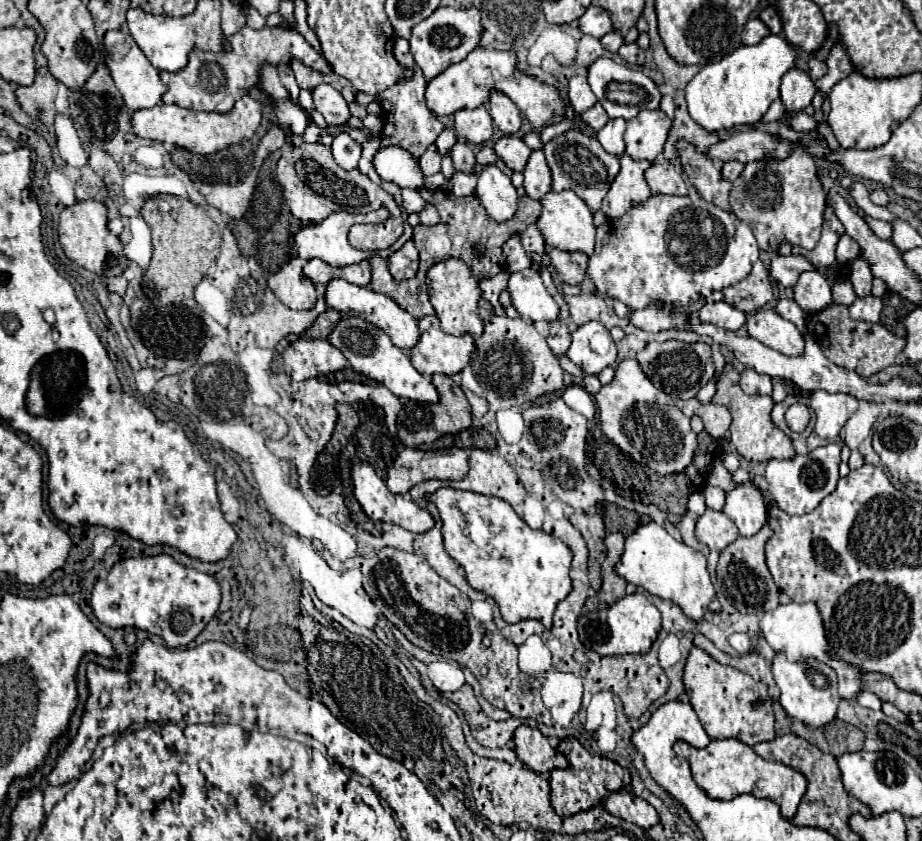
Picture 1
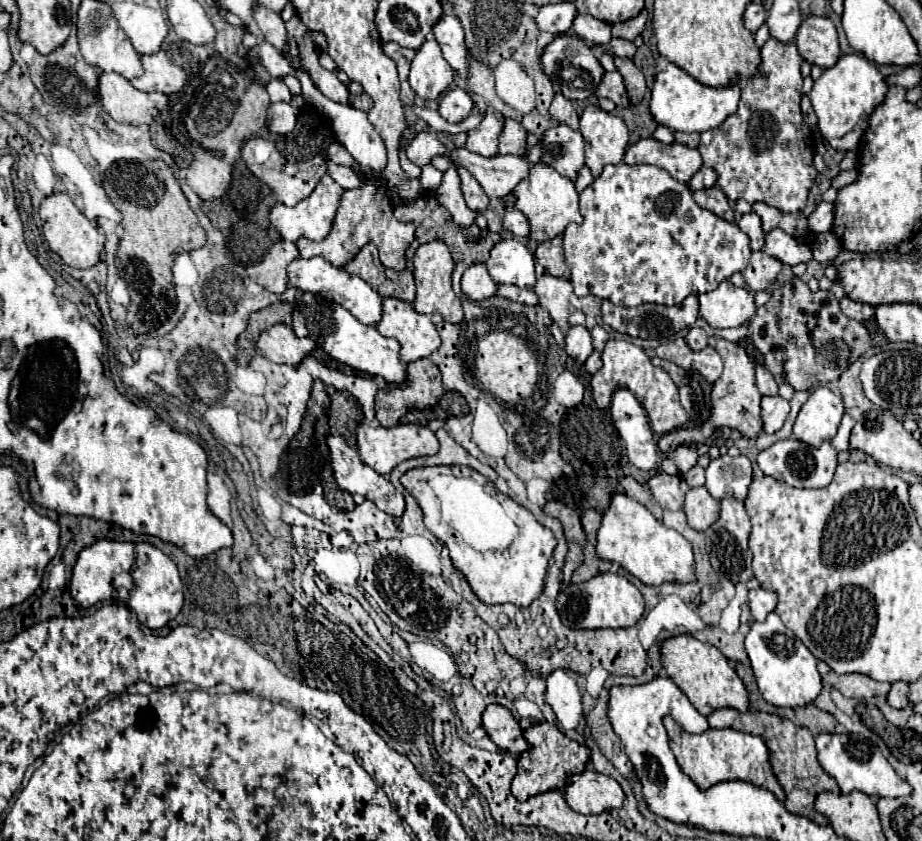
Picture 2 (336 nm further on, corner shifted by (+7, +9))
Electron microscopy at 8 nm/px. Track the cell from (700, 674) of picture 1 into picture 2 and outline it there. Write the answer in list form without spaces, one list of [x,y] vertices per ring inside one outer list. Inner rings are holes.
[[[675,635],[661,643],[661,663],[675,685],[689,697],[691,705],[701,713],[709,715],[721,707],[733,707],[741,713],[749,711],[749,695],[727,657],[709,643],[697,641],[693,635]]]

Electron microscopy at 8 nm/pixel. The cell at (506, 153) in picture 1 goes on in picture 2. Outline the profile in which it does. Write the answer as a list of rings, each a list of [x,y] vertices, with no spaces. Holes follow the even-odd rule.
[[[485,113],[481,123],[467,131],[465,147],[479,155],[497,155],[497,135],[501,133],[503,121],[495,113]]]

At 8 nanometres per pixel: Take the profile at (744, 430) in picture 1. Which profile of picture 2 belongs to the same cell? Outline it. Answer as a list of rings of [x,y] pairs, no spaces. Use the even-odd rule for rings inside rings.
[[[709,337],[709,345],[721,355],[725,367],[723,367],[723,375],[713,383],[711,389],[711,417],[719,423],[719,427],[731,427],[737,429],[743,437],[747,439],[755,439],[763,427],[761,421],[761,393],[757,391],[755,385],[755,367],[749,361],[747,353],[743,347],[739,347],[737,343],[725,341],[721,337]]]

